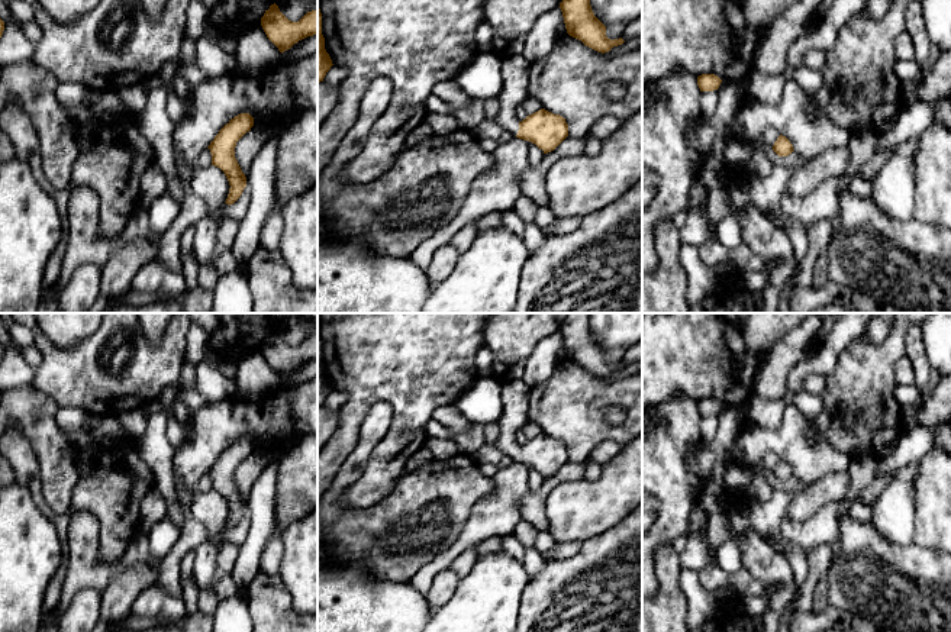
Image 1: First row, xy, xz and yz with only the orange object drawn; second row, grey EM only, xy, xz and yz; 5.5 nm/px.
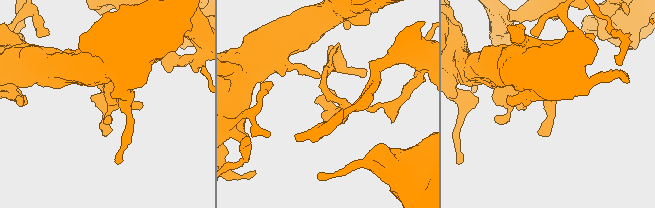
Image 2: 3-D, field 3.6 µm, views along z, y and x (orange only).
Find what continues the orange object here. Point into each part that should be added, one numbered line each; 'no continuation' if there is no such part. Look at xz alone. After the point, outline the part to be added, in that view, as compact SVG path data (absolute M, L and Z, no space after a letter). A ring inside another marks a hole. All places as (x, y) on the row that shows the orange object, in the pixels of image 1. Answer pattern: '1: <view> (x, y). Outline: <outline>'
1: xz (513, 70). Outline: M522 55L502 59L503 87L497 96L500 110L494 120L515 136L519 130L519 119L515 110L528 97L529 65L531 62Z

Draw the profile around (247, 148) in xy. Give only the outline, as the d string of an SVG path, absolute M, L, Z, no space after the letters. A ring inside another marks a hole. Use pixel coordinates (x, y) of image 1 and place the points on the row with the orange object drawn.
M252 126L251 130L236 142L235 158L245 177L248 175L254 158L261 151L265 141L270 139L271 133L273 130L268 128Z

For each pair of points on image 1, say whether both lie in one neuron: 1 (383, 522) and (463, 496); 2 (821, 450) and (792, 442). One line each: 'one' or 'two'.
1: one
2: one

